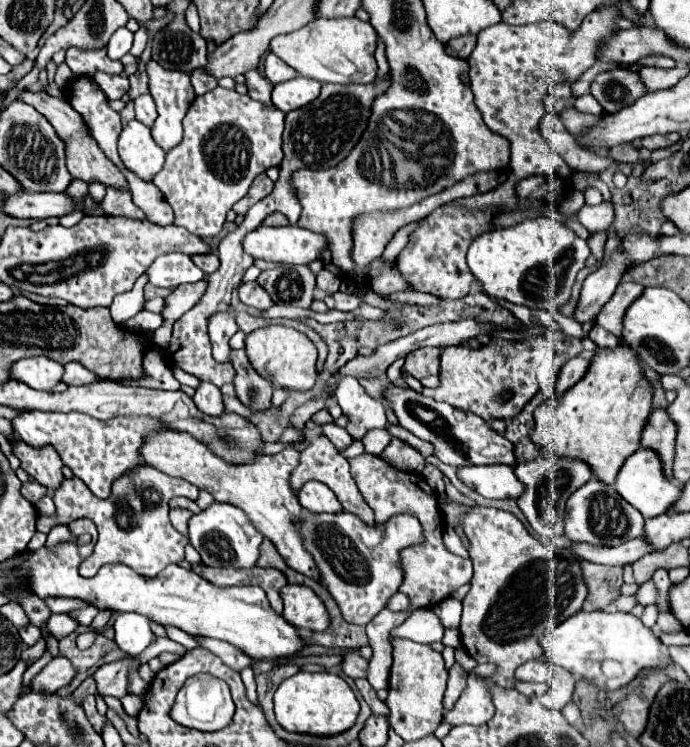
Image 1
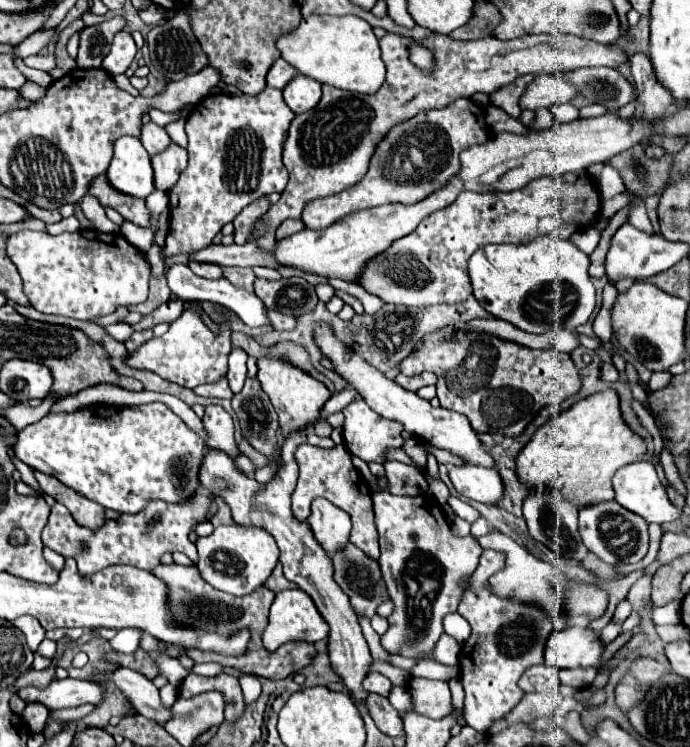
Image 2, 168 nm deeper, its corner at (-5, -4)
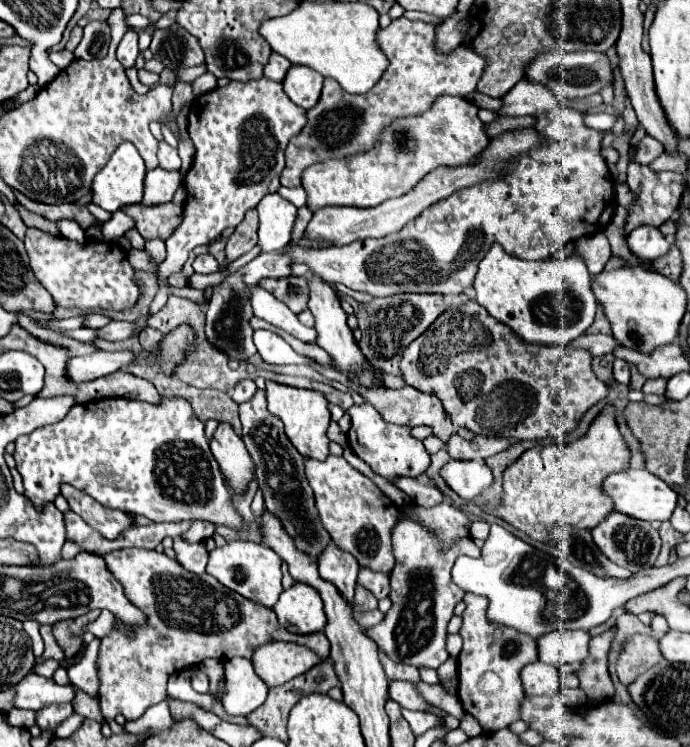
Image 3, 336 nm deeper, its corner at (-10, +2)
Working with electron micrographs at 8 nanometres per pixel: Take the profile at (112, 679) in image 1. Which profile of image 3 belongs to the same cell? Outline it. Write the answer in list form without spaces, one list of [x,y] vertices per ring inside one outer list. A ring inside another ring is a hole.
[[[28,673],[20,685],[16,685],[16,695],[14,695],[14,707],[18,709],[40,709],[40,705],[52,705],[60,701],[72,703],[76,697],[76,691],[72,685],[58,685],[54,679],[40,677],[36,673]]]

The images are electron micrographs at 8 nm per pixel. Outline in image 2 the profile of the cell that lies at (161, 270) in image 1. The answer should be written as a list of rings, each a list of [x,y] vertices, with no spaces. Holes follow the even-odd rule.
[[[173,263],[167,269],[167,283],[169,283],[169,289],[171,289],[173,295],[177,295],[177,297],[181,297],[185,301],[209,301],[209,303],[223,305],[223,307],[235,311],[243,319],[243,323],[247,323],[249,327],[259,327],[259,325],[267,325],[269,323],[269,319],[265,317],[263,301],[255,293],[249,293],[245,289],[233,287],[225,277],[221,277],[217,281],[209,281],[209,279],[203,279],[203,277],[195,275],[187,265]]]

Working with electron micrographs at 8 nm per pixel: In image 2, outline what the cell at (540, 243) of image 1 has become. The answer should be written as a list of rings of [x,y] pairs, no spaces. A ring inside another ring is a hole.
[[[541,235],[541,237],[537,237],[537,239],[529,241],[529,243],[521,243],[521,245],[505,245],[505,243],[503,243],[503,245],[485,245],[485,247],[481,247],[481,249],[475,251],[475,253],[471,255],[471,259],[469,259],[469,275],[471,275],[475,299],[477,299],[493,317],[503,319],[503,321],[509,321],[509,323],[521,327],[523,331],[531,331],[531,333],[543,333],[543,331],[549,331],[549,329],[553,329],[553,327],[561,327],[561,329],[575,331],[575,327],[577,327],[577,325],[583,325],[583,323],[591,317],[591,313],[593,313],[593,309],[595,309],[595,287],[593,287],[593,283],[591,283],[591,279],[589,279],[589,273],[587,273],[587,271],[589,271],[589,265],[591,265],[589,255],[583,253],[579,247],[575,247],[571,241],[561,241],[561,239],[553,237],[553,235]]]

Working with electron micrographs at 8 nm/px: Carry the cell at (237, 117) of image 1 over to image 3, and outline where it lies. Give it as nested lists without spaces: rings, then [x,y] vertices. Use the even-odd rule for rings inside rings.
[[[266,77],[246,81],[246,83],[230,81],[226,87],[208,91],[192,101],[192,107],[188,113],[188,135],[196,147],[196,157],[194,157],[190,171],[186,173],[188,197],[184,203],[184,221],[174,231],[174,235],[166,241],[168,257],[164,259],[164,263],[158,267],[158,273],[156,273],[160,289],[154,297],[154,301],[150,303],[150,315],[158,313],[160,307],[166,303],[166,299],[170,295],[166,281],[170,275],[182,271],[186,257],[194,247],[216,241],[226,227],[240,225],[246,211],[254,209],[264,195],[278,191],[280,173],[284,169],[284,149],[286,149],[288,141],[304,129],[306,121],[308,121],[306,109],[300,109],[298,105],[294,105],[288,99],[288,95],[282,89],[282,83],[270,81]]]

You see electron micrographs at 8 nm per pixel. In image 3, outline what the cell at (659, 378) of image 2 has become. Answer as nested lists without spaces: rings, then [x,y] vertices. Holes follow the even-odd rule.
[[[658,378],[647,380],[642,387],[642,392],[644,394],[656,394],[664,395],[666,391],[667,380]]]

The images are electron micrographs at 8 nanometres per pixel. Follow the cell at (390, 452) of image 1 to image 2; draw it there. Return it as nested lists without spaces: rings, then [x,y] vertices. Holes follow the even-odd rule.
[[[409,437],[403,443],[403,451],[413,459],[413,463],[415,463],[415,467],[419,471],[425,469],[425,465],[427,465],[427,453],[425,453],[425,443],[423,441],[419,441],[417,437]]]

